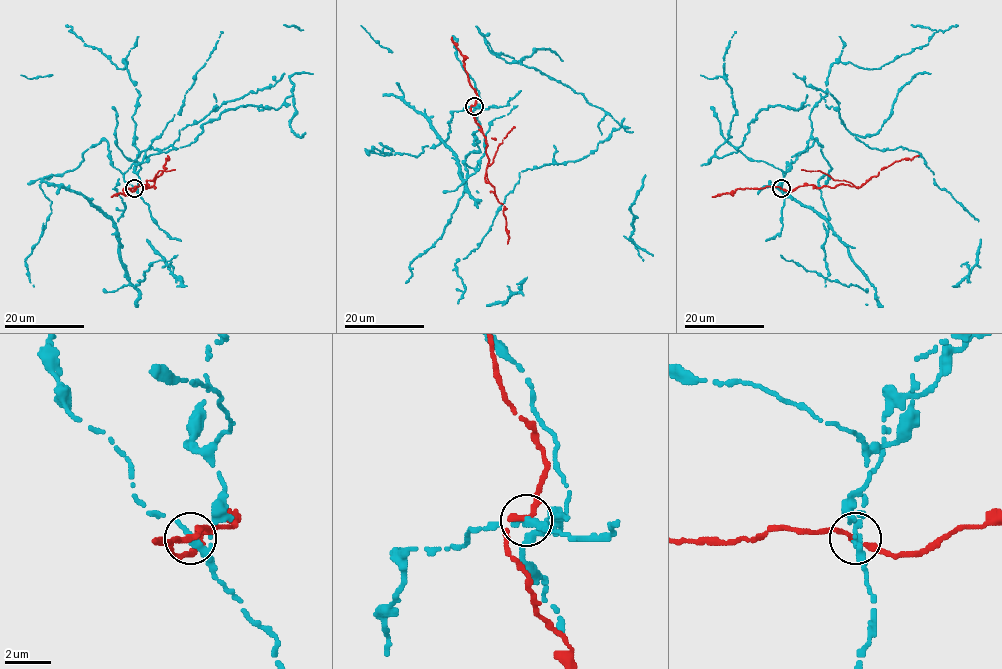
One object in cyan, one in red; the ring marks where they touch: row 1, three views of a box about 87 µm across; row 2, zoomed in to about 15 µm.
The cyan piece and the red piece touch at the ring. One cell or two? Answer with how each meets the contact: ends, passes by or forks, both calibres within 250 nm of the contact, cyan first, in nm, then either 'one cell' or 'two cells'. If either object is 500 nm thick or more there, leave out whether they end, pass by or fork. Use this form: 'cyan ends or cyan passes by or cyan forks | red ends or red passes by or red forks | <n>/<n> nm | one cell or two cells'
cyan passes by | red passes by | 300/220 nm | two cells

